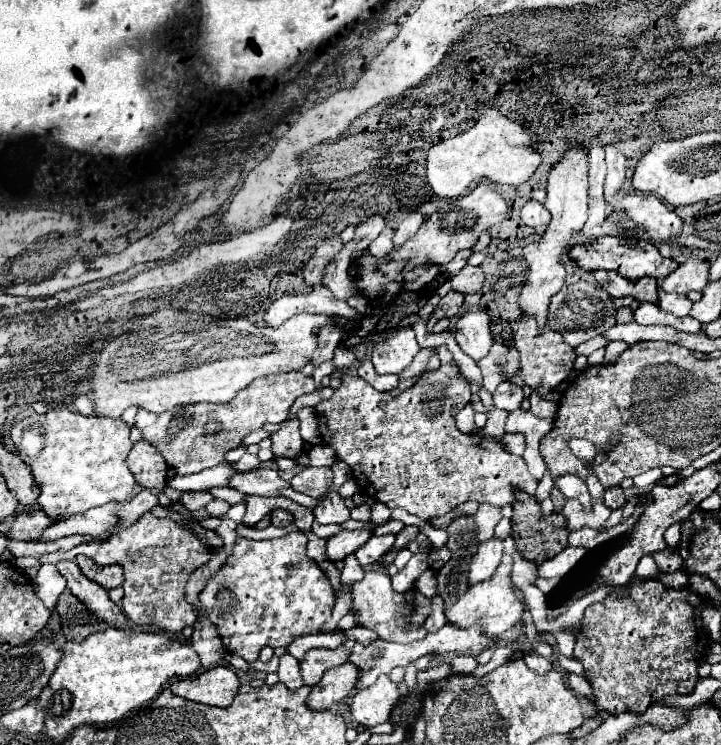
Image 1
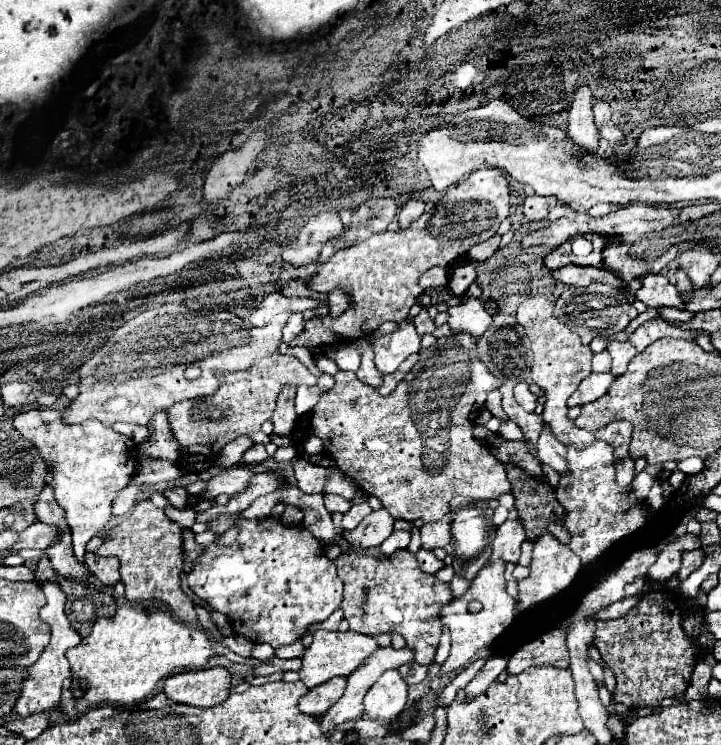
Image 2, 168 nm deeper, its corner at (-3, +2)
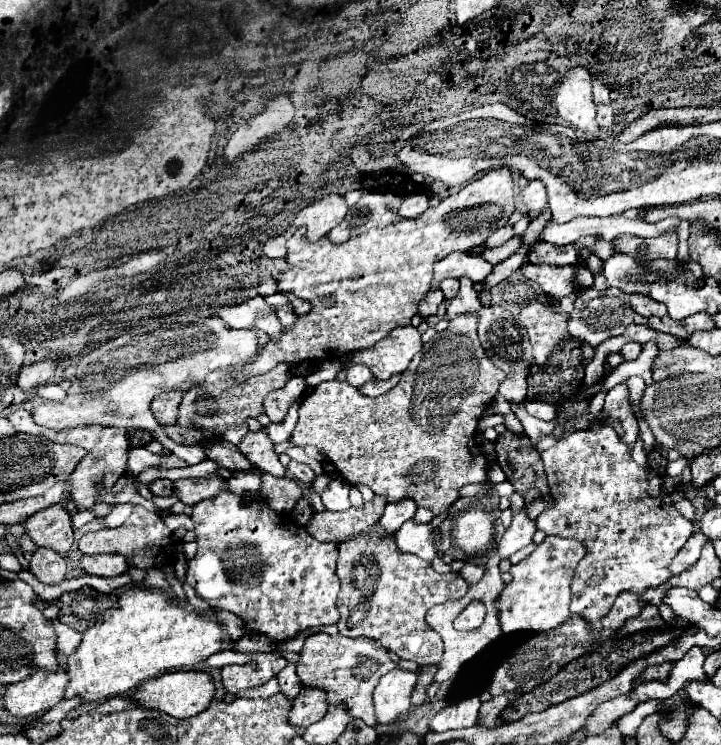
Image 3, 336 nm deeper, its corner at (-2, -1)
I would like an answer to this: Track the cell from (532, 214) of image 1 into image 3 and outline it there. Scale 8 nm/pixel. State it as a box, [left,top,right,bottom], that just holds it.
[523,181,547,215]

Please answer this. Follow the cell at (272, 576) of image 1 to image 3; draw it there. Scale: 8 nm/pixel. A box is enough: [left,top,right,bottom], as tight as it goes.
[187,487,339,641]

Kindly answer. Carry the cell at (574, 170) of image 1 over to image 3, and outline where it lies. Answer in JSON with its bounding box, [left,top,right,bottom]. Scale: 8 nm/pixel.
[555,67,599,135]

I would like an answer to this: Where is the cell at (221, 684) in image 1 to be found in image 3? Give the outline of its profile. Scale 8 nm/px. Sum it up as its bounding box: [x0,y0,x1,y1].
[135,671,215,719]

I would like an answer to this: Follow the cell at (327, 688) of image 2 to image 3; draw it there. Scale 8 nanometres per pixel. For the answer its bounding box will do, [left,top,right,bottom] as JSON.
[289,687,329,727]

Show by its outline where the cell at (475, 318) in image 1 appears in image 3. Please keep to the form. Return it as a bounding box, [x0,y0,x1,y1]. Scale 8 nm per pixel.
[447,277,481,319]

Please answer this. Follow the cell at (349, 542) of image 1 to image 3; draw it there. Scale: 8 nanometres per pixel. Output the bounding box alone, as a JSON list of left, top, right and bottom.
[379,499,417,535]

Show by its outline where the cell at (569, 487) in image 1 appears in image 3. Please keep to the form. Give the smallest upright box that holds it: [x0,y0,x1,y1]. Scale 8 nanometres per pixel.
[511,405,565,449]

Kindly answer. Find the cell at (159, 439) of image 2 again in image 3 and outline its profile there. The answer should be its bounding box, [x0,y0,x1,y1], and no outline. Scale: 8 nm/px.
[151,391,183,425]

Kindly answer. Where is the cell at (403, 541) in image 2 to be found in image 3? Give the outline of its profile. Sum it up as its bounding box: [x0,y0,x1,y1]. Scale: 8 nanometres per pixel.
[395,521,437,561]

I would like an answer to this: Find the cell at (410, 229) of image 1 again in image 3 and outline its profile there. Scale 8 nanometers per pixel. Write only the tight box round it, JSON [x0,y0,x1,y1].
[399,195,429,219]

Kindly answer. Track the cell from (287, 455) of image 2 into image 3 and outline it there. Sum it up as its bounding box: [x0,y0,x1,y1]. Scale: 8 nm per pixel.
[291,315,505,515]

